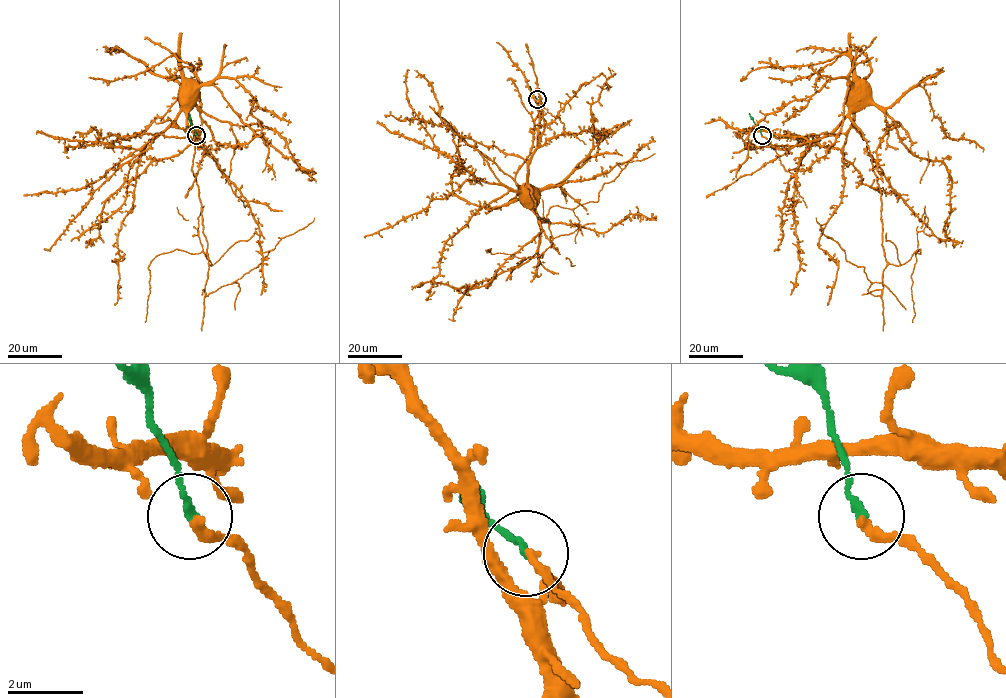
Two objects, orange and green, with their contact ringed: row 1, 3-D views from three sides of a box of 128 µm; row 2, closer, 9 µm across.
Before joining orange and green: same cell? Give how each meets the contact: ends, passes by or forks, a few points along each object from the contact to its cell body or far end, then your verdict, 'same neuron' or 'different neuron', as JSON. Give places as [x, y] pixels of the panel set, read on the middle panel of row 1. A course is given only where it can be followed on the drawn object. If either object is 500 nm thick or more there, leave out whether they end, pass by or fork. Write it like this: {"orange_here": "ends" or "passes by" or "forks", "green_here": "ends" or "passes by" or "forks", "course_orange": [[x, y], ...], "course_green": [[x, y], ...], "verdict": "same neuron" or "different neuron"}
{"orange_here": "ends", "green_here": "ends", "course_orange": [[537, 99], [564, 124], [528, 166], [532, 211], [549, 224], [550, 208], [596, 202], [628, 162], [654, 153]], "course_green": [[537, 99], [530, 86]], "verdict": "same neuron"}

